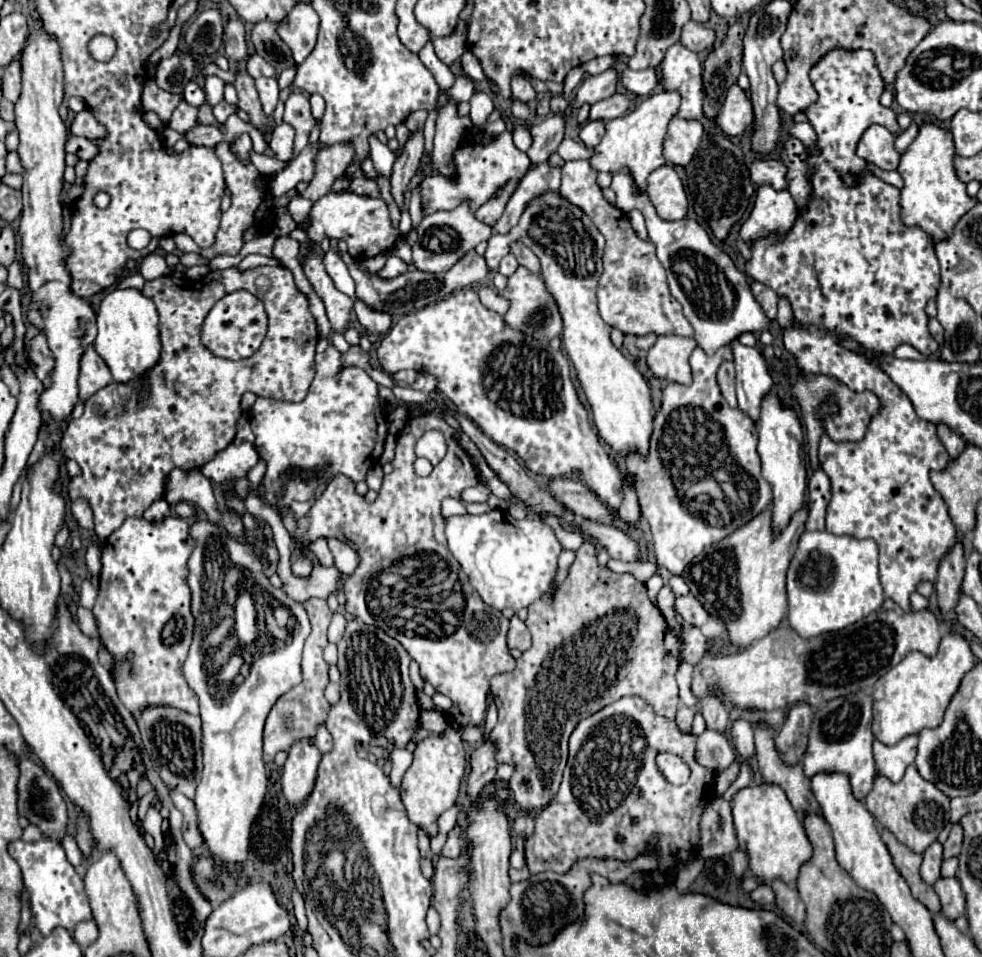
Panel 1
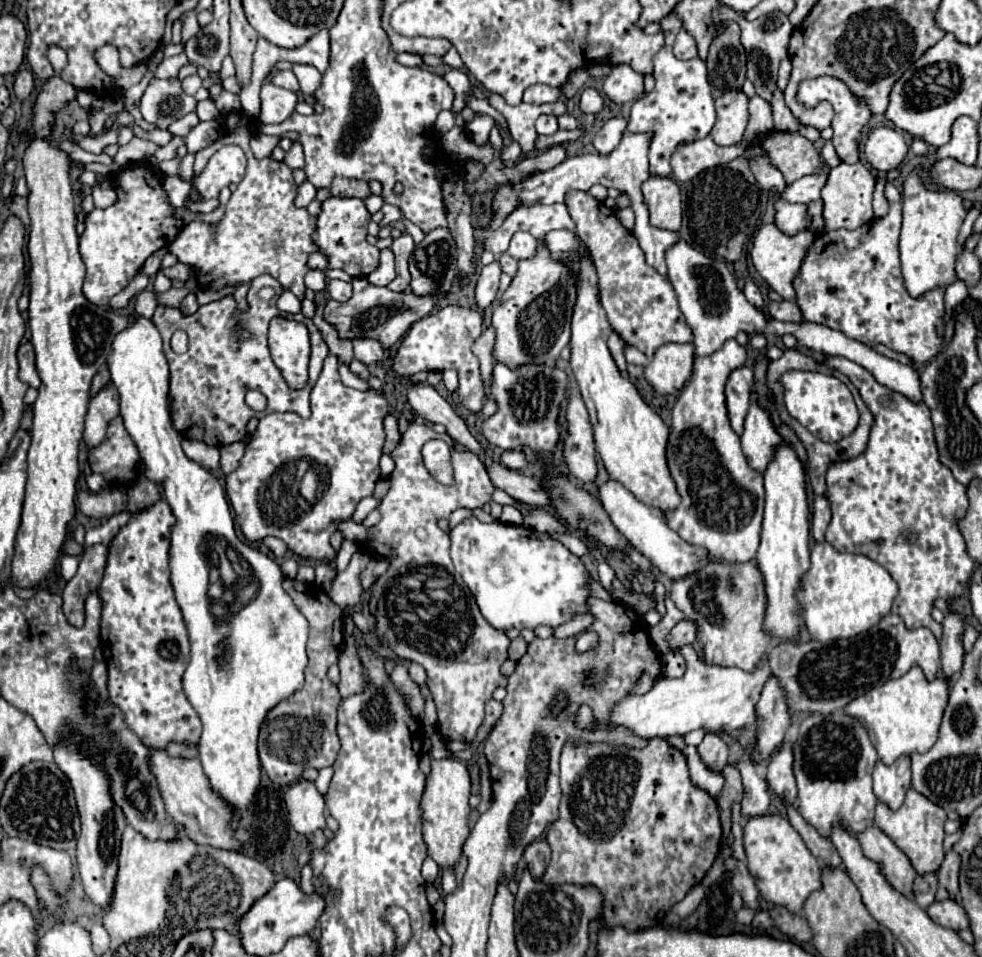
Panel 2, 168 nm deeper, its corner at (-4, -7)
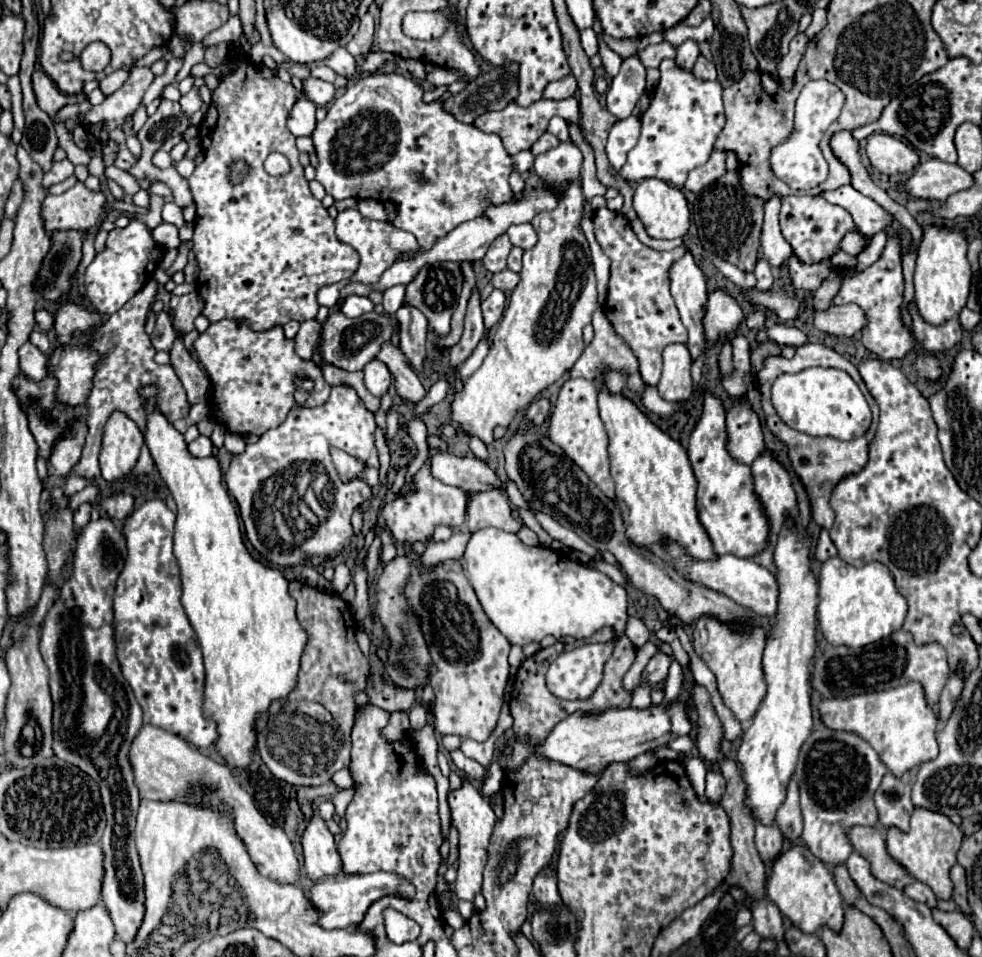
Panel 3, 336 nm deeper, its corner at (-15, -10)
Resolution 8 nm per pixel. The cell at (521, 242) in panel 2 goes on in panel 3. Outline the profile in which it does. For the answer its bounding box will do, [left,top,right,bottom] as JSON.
[508,223,536,249]

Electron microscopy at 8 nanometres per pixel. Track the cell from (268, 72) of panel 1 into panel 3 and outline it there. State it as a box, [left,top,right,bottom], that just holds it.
[304,77,336,105]

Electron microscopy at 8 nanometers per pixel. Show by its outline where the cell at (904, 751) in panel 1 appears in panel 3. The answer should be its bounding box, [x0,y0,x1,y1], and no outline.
[874,771,914,833]

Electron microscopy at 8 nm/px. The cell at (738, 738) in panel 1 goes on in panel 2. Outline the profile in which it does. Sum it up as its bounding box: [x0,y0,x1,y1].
[737,758,769,818]

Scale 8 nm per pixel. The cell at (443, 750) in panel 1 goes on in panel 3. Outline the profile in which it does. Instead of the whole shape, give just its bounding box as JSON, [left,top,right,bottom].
[448,779,496,901]

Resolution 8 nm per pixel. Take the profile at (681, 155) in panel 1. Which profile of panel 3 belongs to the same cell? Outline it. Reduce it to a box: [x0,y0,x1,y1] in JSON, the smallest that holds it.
[684,151,726,191]

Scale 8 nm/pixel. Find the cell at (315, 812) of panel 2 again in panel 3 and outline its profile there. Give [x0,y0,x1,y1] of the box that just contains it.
[302,815,342,883]

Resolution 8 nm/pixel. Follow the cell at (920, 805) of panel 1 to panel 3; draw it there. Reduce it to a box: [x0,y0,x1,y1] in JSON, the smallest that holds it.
[886,809,964,899]

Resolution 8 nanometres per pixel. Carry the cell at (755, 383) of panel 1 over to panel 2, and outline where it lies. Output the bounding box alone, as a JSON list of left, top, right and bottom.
[741,392,781,472]

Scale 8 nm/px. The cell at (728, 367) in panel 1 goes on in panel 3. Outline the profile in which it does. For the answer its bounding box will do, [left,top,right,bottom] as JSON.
[726,401,764,465]

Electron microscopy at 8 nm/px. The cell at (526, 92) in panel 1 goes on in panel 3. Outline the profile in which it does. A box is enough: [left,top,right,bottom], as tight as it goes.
[544,75,578,99]

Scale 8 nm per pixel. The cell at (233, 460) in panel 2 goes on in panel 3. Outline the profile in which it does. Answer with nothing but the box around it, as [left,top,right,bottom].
[224,433,246,453]

